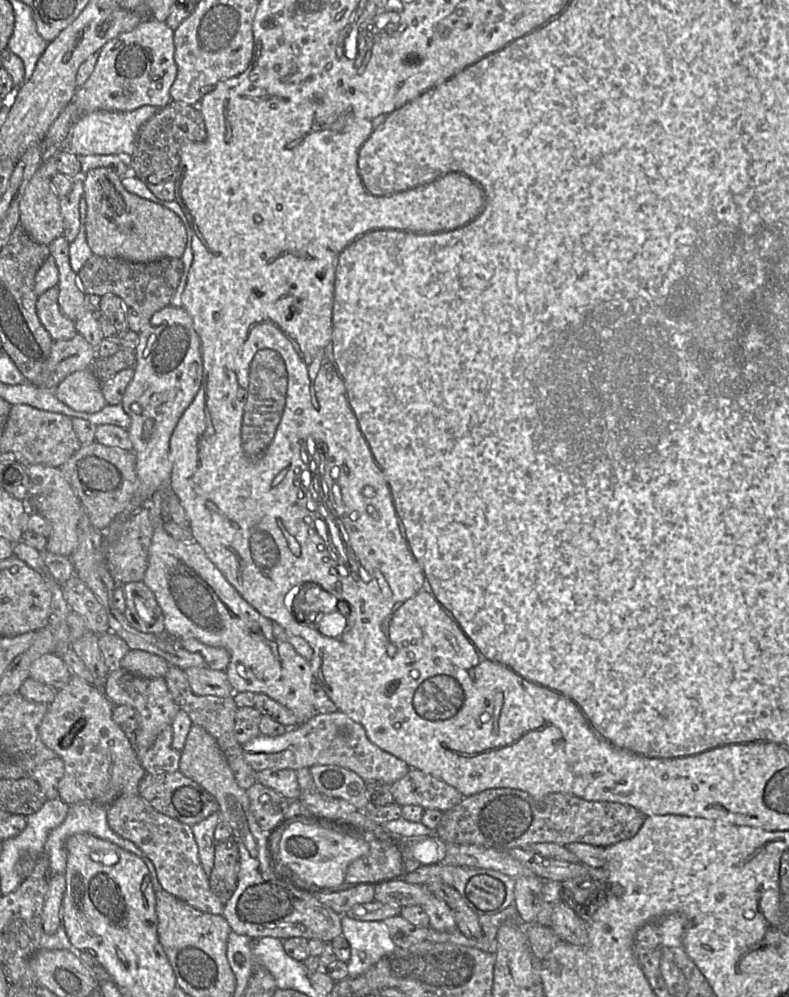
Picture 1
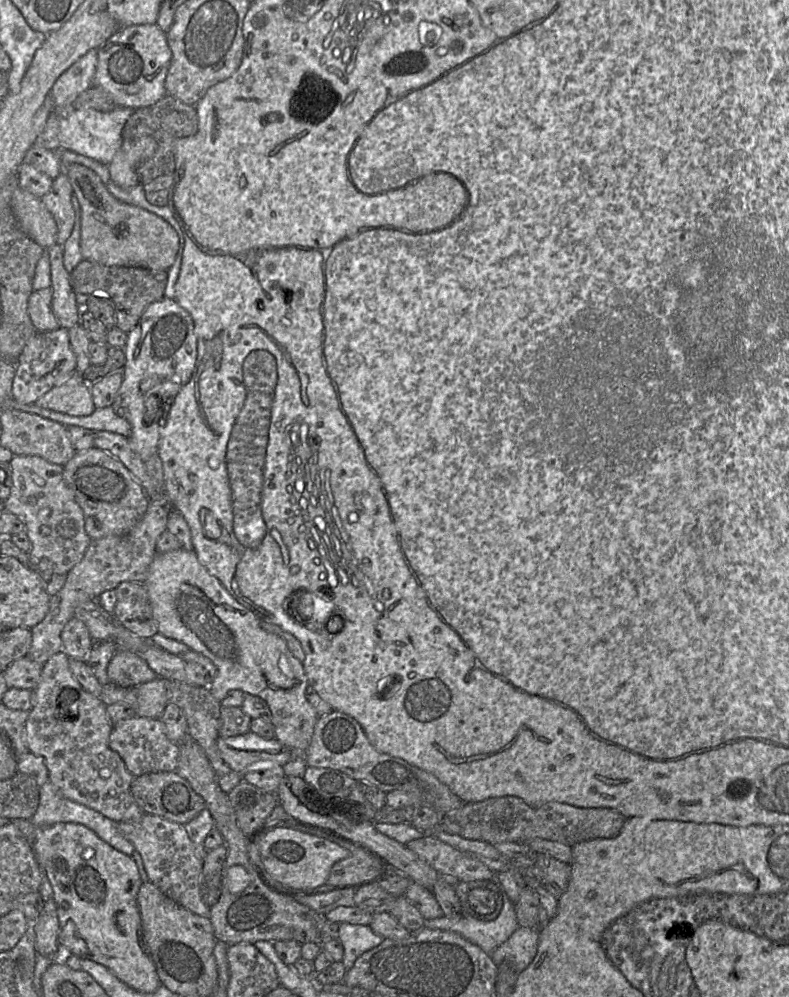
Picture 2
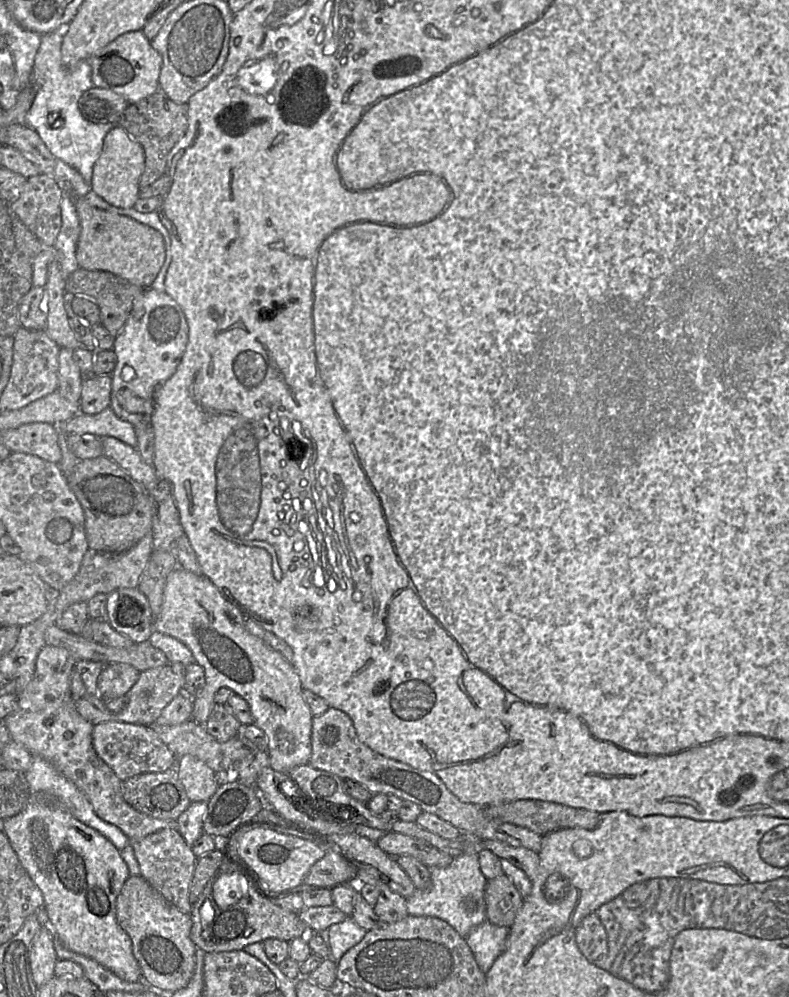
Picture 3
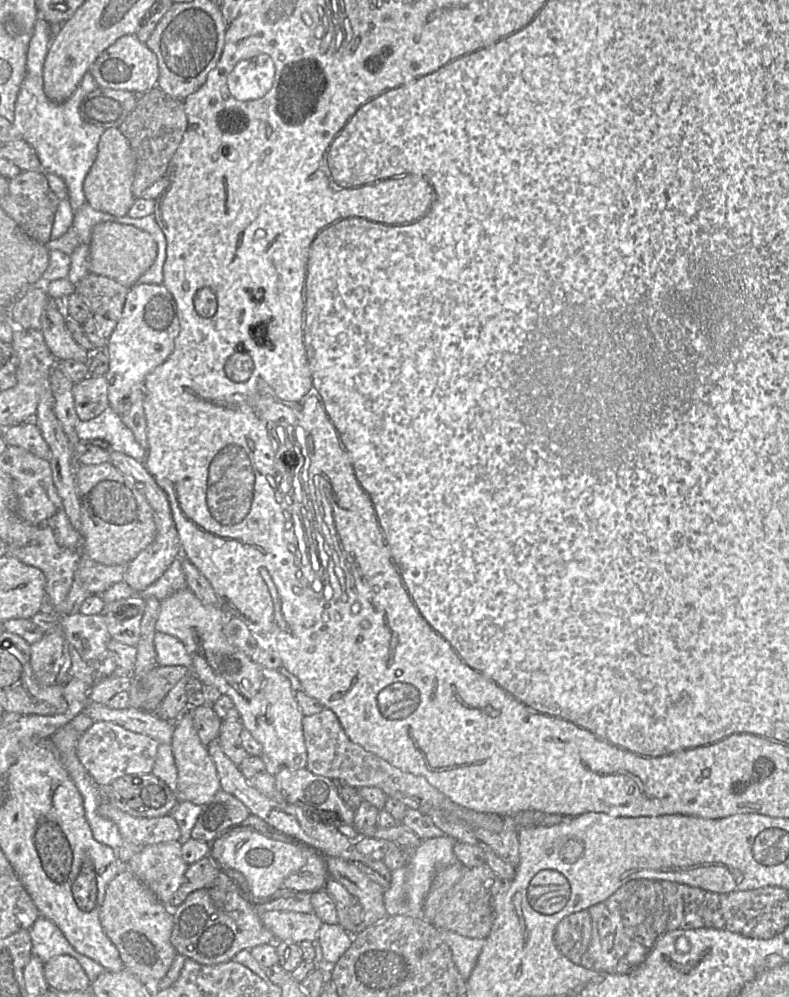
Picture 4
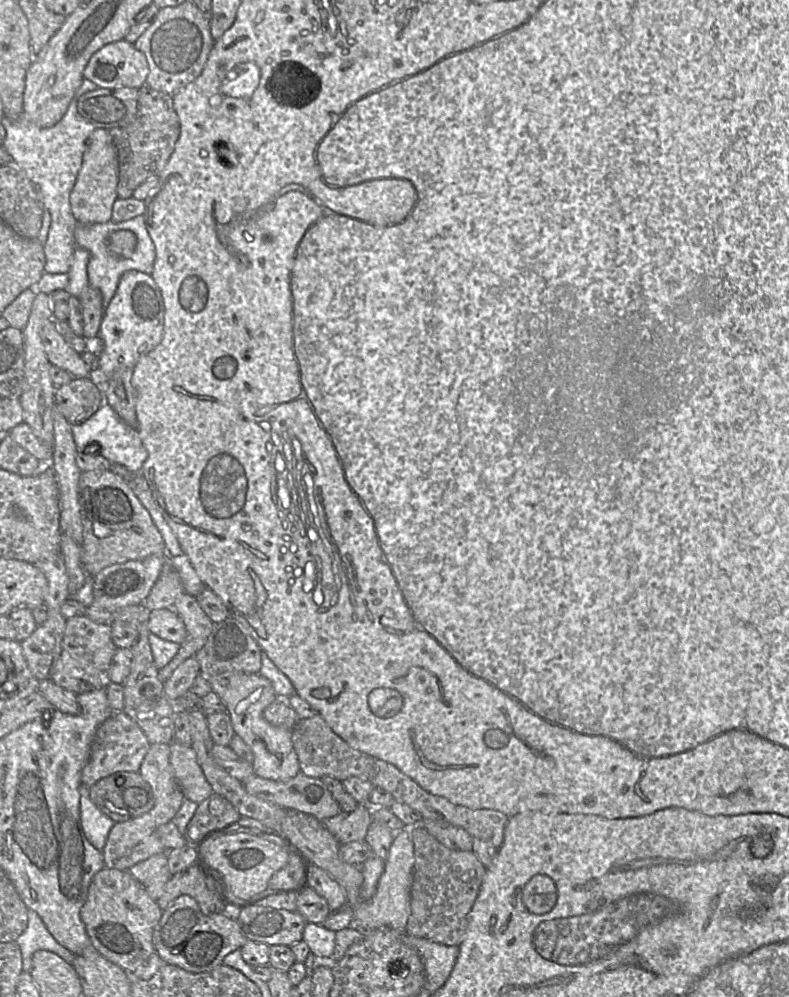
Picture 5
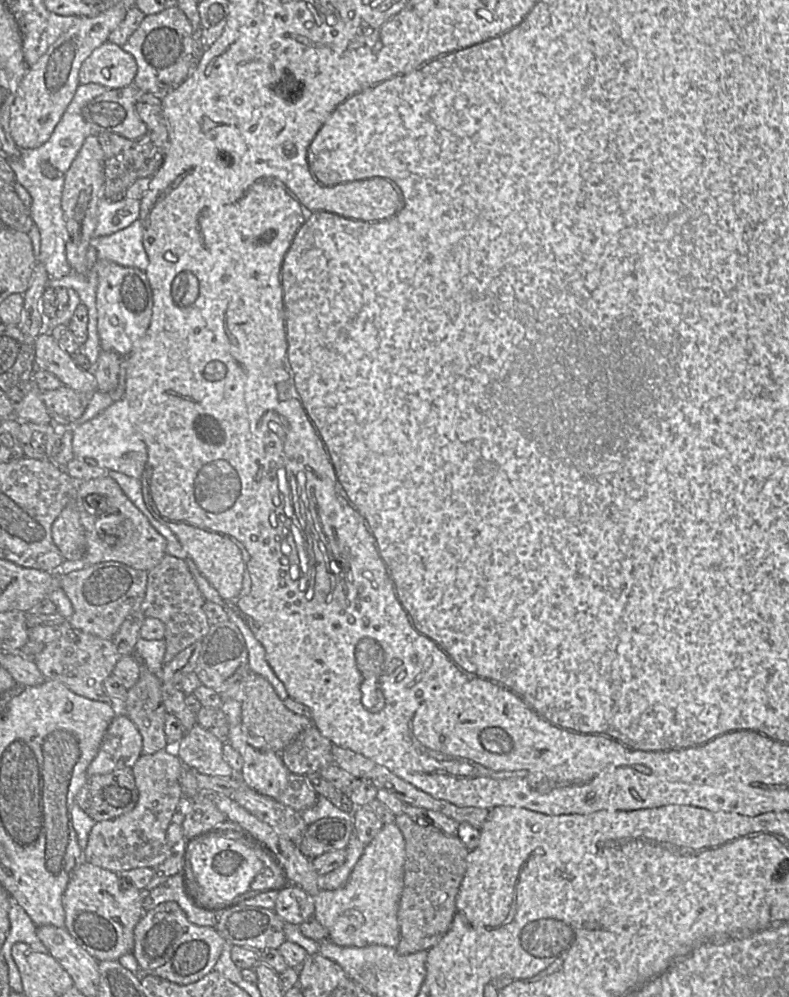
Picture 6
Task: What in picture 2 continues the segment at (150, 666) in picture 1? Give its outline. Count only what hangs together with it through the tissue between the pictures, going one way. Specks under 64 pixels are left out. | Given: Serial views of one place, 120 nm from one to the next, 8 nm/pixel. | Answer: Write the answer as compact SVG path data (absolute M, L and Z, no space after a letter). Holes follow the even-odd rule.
M118 650L108 664L109 682L121 687L137 687L154 680L158 675L148 663L137 653Z

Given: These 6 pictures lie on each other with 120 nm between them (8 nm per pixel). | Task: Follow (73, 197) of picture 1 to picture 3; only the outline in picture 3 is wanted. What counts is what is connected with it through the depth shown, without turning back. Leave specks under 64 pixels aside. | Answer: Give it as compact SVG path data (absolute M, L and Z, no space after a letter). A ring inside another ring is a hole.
M39 174L27 179L19 198L10 205L10 210L43 244L53 248L62 225L61 201L64 191L52 175Z

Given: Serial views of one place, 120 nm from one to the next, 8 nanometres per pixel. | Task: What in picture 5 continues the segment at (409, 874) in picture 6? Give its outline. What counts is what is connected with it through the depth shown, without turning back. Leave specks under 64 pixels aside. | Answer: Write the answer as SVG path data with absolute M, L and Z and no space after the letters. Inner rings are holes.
M405 827L414 846L414 871L411 887L411 912L406 925L409 936L422 938L446 946L459 946L468 928L469 914L479 894L487 867L473 851L447 848L423 827Z

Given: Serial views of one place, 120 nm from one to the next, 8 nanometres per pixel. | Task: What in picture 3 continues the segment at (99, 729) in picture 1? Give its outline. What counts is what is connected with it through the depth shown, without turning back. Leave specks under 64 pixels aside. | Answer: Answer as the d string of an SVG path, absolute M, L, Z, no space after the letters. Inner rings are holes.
M45 645L40 650L35 672L26 689L18 695L18 708L3 720L11 740L37 757L48 761L60 774L70 780L89 800L95 813L102 820L118 827L130 841L143 838L165 828L176 827L176 821L160 820L135 810L123 798L122 782L113 770L97 755L92 744L94 725L84 719L76 709L71 695L70 677L75 658L62 647Z

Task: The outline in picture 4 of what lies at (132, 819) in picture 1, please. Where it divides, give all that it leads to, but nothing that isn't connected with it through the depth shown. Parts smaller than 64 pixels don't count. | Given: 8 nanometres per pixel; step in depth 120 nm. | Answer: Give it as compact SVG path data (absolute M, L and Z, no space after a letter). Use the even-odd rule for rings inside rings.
M161 842L142 848L128 862L128 869L163 904L170 903L189 866L182 857L182 843Z

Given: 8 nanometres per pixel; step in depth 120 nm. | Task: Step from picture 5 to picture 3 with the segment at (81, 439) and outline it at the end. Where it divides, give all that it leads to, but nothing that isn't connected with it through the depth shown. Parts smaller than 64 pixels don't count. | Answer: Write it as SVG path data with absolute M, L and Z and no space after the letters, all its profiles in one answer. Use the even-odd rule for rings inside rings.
M110 407L94 415L79 412L58 427L66 435L93 434L97 437L114 437L132 447L137 447L133 425L117 417Z

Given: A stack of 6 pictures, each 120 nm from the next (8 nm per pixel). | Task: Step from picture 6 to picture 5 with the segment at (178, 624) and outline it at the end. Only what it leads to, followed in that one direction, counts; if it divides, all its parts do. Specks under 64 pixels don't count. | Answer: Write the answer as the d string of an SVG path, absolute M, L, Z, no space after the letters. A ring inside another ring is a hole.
M166 562L163 566L159 577L152 586L146 599L143 601L143 604L149 611L168 609L176 613L183 621L186 628L186 638L184 642L180 644L177 654L166 666L158 670L158 678L164 683L181 663L187 658L194 656L203 647L211 633L213 622L202 610L196 597L191 596L185 591L178 572L169 565L169 562Z

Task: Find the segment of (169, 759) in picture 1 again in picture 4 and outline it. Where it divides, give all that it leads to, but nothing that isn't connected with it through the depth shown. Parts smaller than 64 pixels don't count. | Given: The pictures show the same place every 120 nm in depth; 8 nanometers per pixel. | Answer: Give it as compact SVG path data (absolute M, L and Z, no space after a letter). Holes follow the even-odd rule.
M95 721L81 736L77 754L93 782L105 788L124 775L152 773L159 744L147 735L129 731L113 722Z

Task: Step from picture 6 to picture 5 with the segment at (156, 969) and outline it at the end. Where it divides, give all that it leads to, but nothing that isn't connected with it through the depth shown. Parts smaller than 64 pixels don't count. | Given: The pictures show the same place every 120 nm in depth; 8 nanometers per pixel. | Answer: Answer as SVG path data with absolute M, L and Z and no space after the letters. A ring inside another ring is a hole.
M188 895L176 898L165 910L153 931L153 945L166 964L191 973L208 972L223 963L229 953L248 942L237 920L223 913L204 914L197 901Z

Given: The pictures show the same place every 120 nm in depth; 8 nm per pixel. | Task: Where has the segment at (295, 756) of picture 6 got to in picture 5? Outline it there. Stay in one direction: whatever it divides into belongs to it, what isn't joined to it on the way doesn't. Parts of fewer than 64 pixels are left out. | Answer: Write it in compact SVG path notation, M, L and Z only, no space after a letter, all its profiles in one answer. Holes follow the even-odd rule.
M318 714L301 719L292 731L292 744L297 754L300 771L306 776L321 778L332 776L340 781L349 777L371 780L376 758L351 748L342 738L333 732L325 720Z

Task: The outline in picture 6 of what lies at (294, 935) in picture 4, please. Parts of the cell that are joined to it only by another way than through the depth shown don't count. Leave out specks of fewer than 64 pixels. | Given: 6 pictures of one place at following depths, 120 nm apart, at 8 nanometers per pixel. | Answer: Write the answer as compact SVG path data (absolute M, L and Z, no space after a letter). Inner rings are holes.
M237 906L217 914L216 931L231 946L257 951L278 949L284 942L285 922L273 910Z

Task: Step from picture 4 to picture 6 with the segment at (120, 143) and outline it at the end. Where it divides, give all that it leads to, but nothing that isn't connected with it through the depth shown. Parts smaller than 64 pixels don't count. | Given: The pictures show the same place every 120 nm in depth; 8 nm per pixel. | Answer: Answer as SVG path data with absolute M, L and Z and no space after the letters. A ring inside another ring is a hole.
M96 133L84 141L78 155L65 174L62 209L67 228L66 257L75 274L88 271L86 254L98 222L98 202L104 189L104 153Z

